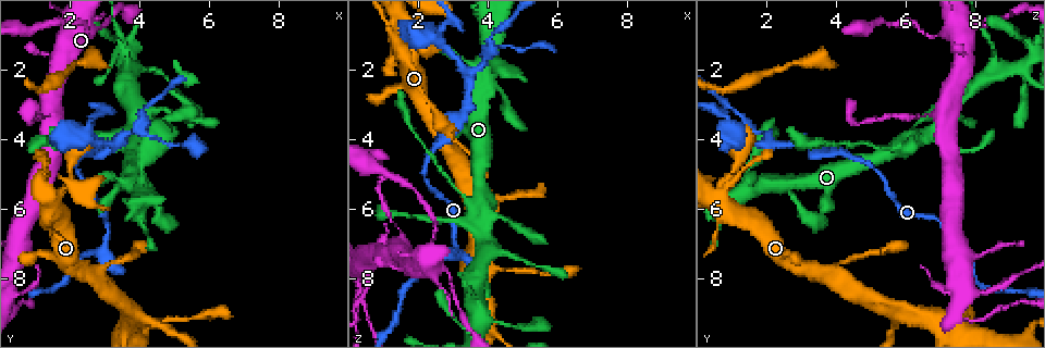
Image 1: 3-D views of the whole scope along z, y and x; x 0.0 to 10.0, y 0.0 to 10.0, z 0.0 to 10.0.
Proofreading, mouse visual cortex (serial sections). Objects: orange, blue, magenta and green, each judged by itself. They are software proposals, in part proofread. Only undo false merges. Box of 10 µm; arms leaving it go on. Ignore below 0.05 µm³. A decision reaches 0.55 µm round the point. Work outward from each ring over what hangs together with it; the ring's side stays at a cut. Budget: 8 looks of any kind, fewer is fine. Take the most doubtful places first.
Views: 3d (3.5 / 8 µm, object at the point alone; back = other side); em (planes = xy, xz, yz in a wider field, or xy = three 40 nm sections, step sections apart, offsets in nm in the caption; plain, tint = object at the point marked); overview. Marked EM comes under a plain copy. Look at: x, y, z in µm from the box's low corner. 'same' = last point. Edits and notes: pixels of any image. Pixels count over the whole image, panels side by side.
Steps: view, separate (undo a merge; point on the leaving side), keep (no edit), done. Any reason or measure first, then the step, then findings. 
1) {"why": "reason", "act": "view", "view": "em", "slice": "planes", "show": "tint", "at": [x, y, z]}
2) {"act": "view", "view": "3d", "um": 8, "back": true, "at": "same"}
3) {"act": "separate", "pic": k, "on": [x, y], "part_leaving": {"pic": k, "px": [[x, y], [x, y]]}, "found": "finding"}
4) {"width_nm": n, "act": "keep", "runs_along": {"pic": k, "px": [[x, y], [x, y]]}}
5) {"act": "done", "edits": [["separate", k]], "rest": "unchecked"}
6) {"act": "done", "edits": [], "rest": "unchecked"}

{"why": "three arms meet", "act": "view", "view": "3d", "um": 8, "at": [1.60, 3.25, 7.15]}

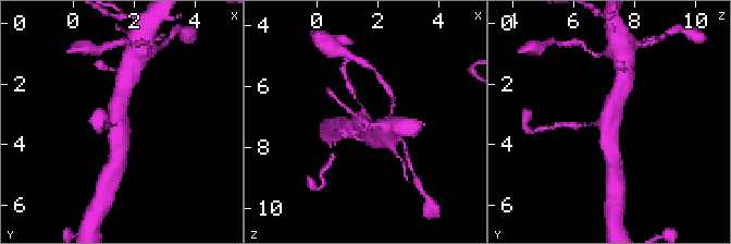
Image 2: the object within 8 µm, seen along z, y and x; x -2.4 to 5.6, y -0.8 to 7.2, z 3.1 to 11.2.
{"arms": 3, "arm_widths_nm": [100, 450, 500], "why": "shape alone is not enough", "act": "view", "view": "em", "slice": "xy", "step": 5, "show": "tint", "at": "same"}

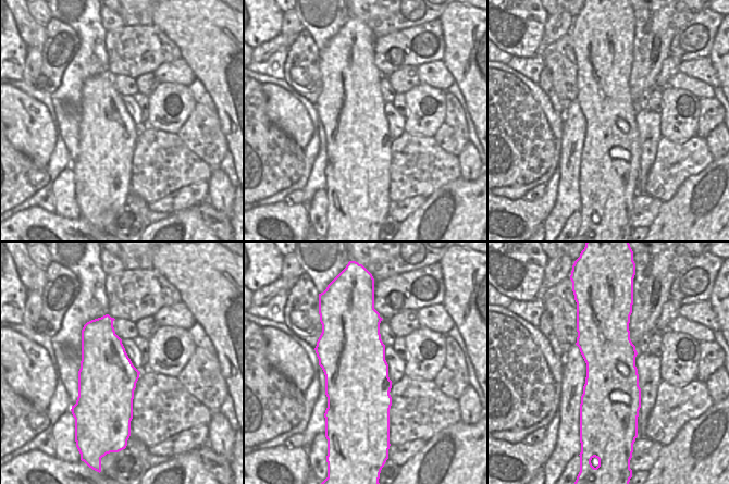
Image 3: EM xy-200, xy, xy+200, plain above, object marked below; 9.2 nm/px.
{"act": "keep", "runs_along": {"pic": 2, "px": [[619, 94], [609, 123], [612, 156]]}, "found": "continuous, no second cell"}

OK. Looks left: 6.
{"why": "abrupt turn", "act": "view", "view": "3d", "um": 3.5, "at": [2.90, 7.20, 7.30]}

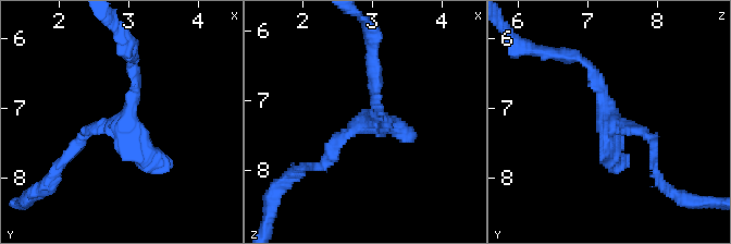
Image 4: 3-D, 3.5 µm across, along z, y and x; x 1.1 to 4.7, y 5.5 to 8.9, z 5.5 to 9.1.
{"act": "keep", "runs_along": {"pic": 4, "px": [[583, 60], [609, 126], [653, 143]]}, "found": "one cell here"}

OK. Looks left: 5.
{"why": "thick turns thin", "act": "view", "view": "3d", "um": 3.5, "at": [3.80, 9.00, 5.85]}

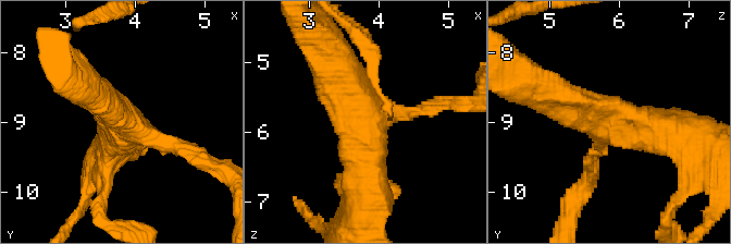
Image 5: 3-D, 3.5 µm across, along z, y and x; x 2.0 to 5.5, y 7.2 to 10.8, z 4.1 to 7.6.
{"arms": 3, "arm_widths_nm": [200, 500, 600], "why": "shape alone is not enough", "act": "view", "view": "em", "slice": "xy", "step": 5, "show": "tint", "at": [3.80, 9.00, 5.85]}

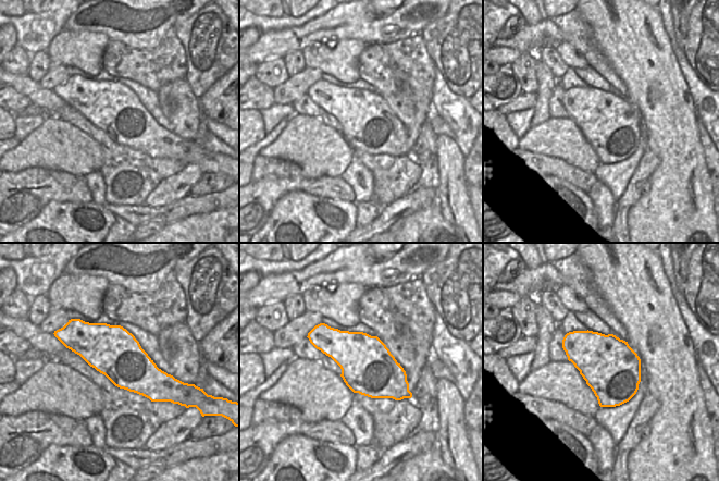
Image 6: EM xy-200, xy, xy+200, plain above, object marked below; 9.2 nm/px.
{"act": "keep", "runs_along": {"pic": 5, "px": [[554, 92], [618, 125], [679, 132]]}, "found": "all the same cell"}

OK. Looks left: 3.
{"why": "four-way junction", "act": "view", "view": "3d", "um": 3.5, "at": [3.80, 5.30, 2.40]}

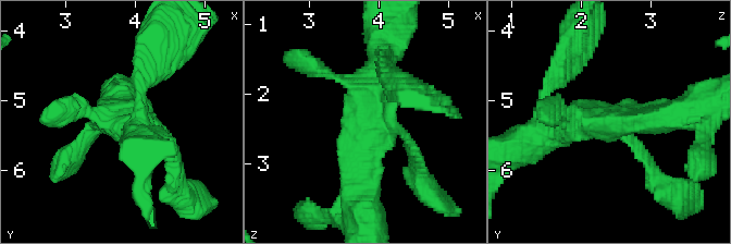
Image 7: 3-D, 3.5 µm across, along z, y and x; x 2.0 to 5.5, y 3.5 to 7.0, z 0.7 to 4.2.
{"arms": 4, "arm_widths_nm": [150, 150, 400, 450], "why": "now the EM", "act": "view", "view": "em", "slice": "xy", "step": 3, "show": "tint", "at": [3.85, 5.30, 2.40]}

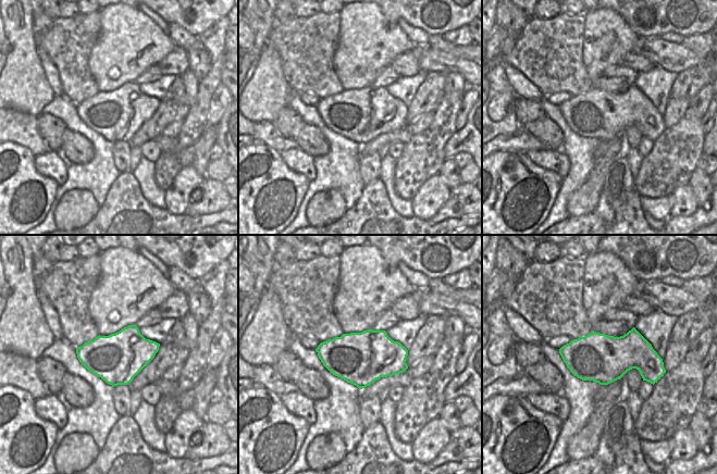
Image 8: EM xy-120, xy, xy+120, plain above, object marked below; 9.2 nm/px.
{"act": "keep", "runs_along": {"pic": 7, "px": [[359, 190], [362, 125], [383, 53]]}, "found": "one cell here"}

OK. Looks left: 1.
{"act": "done", "edits": [], "rest": "unchecked"}

